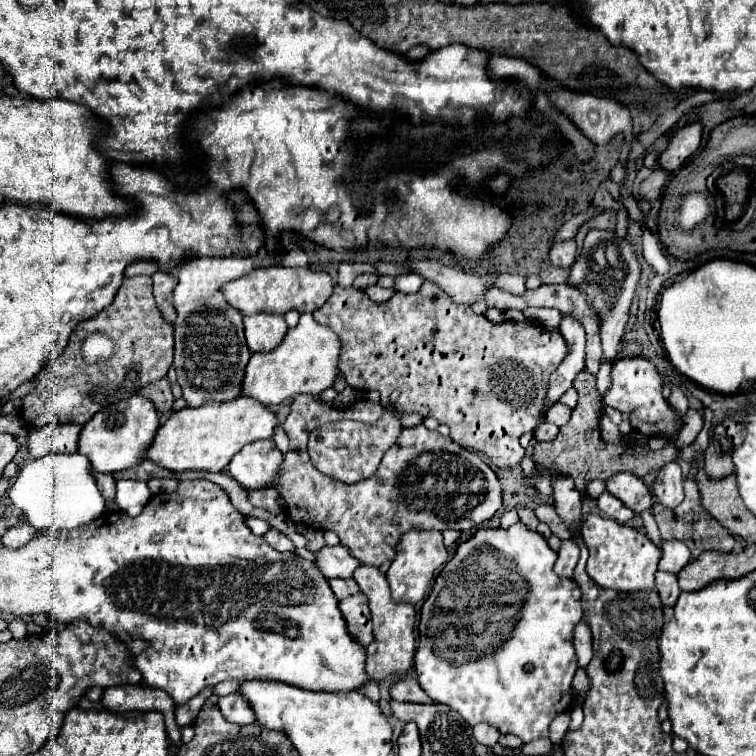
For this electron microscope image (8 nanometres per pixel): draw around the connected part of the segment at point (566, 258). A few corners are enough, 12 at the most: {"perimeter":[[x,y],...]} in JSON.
{"perimeter":[[566,240],[552,246],[552,266],[568,268],[576,256],[576,242]]}

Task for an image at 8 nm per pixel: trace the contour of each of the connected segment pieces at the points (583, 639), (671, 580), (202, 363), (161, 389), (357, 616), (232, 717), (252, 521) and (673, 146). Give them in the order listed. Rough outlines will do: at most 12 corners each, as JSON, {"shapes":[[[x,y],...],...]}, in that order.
{"shapes":[[[586,622],[574,630],[578,664],[584,668],[594,656],[592,634]],[[656,572],[656,592],[664,606],[680,596],[676,576]],[[257,258],[170,270],[174,368],[188,406],[240,396],[242,314],[220,294]],[[168,378],[138,390],[156,410],[172,412],[174,396]],[[362,592],[340,600],[348,634],[372,642],[372,620]],[[238,694],[218,698],[222,716],[244,726],[254,712]],[[246,518],[256,536],[264,536],[272,528],[266,520]],[[700,122],[674,132],[658,164],[678,170],[700,148]]]}

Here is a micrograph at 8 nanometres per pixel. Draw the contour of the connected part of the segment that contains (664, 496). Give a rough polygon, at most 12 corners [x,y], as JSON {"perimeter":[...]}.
{"perimeter":[[668,462],[656,476],[654,496],[664,508],[684,500],[678,462]]}

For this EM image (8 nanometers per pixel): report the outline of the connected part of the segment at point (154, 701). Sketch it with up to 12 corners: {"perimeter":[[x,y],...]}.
{"perimeter":[[142,684],[106,688],[102,706],[110,712],[158,710],[168,736],[180,742],[174,700]]}

